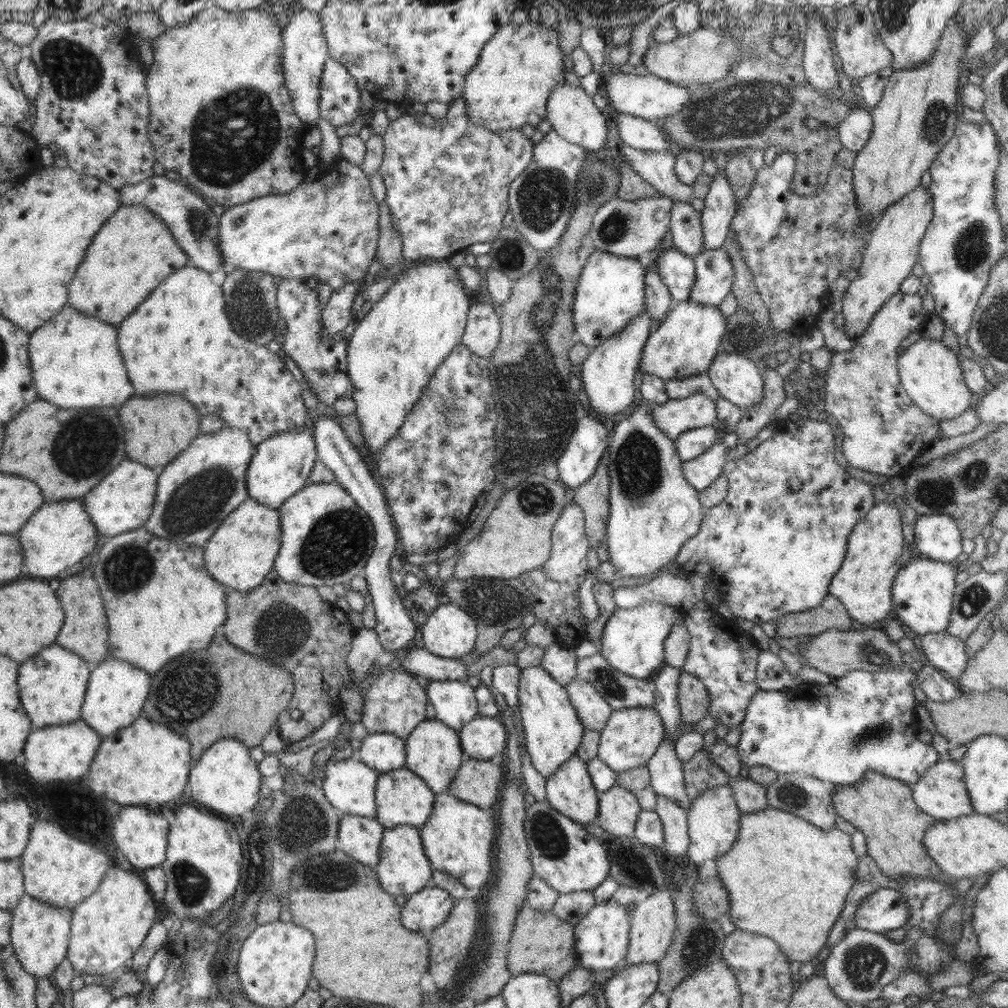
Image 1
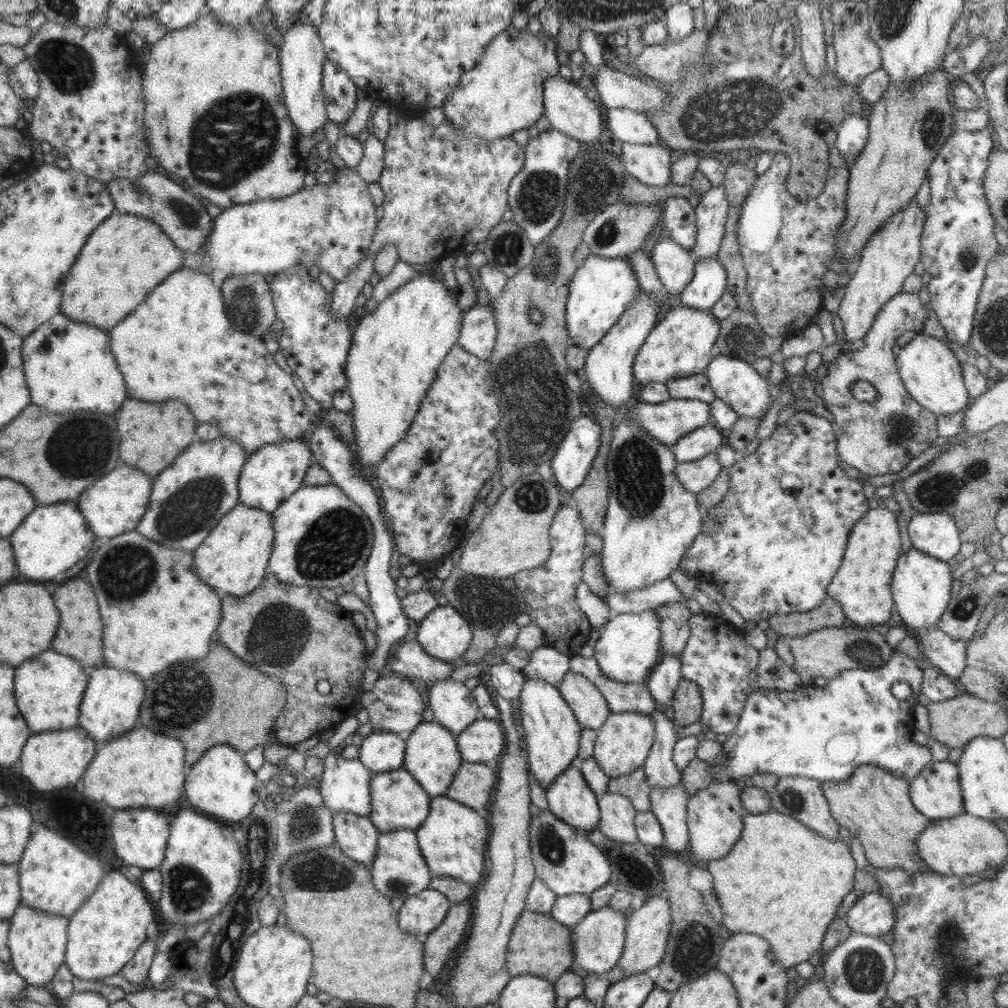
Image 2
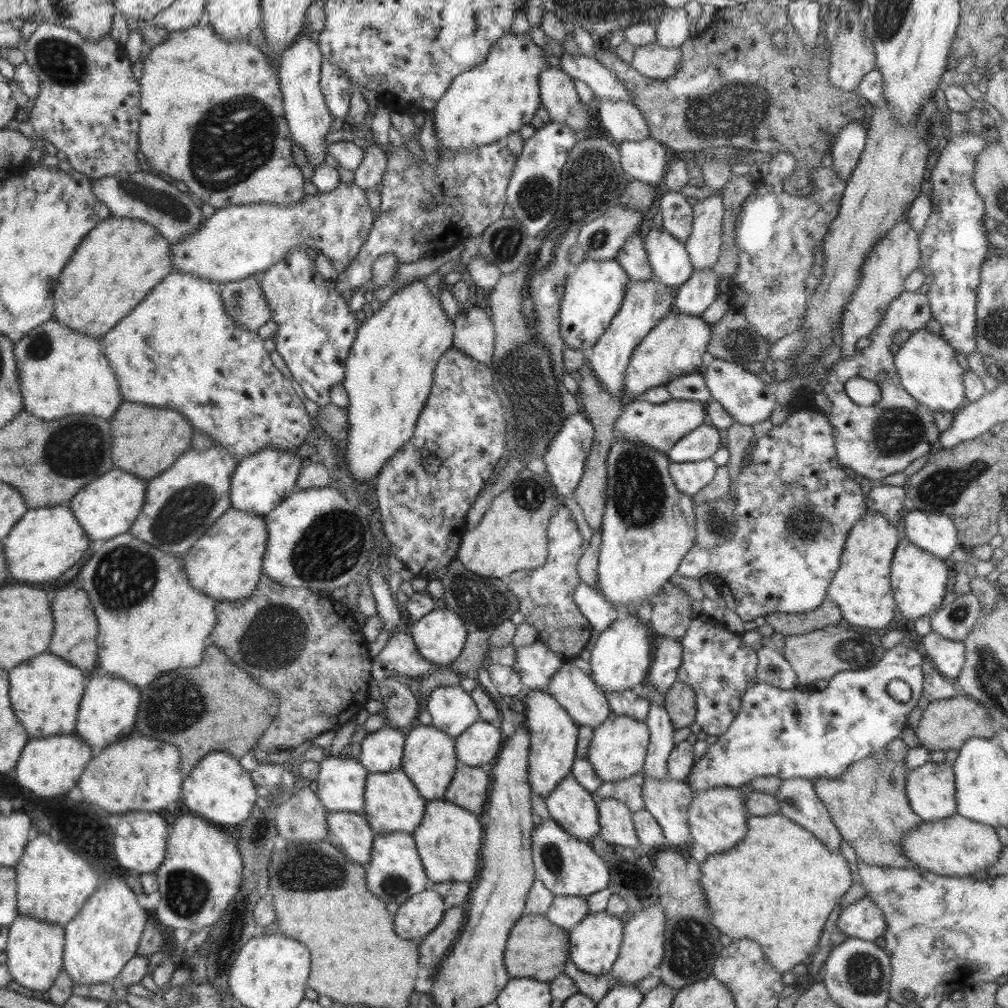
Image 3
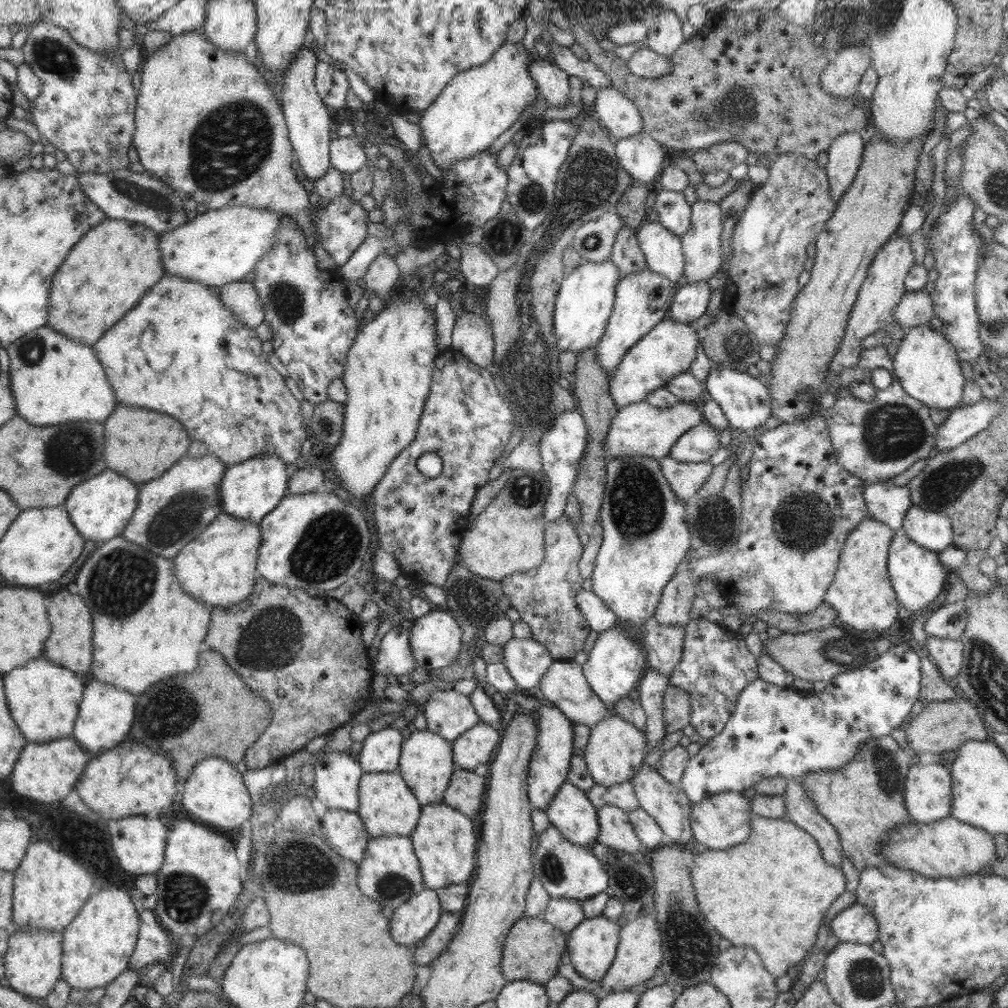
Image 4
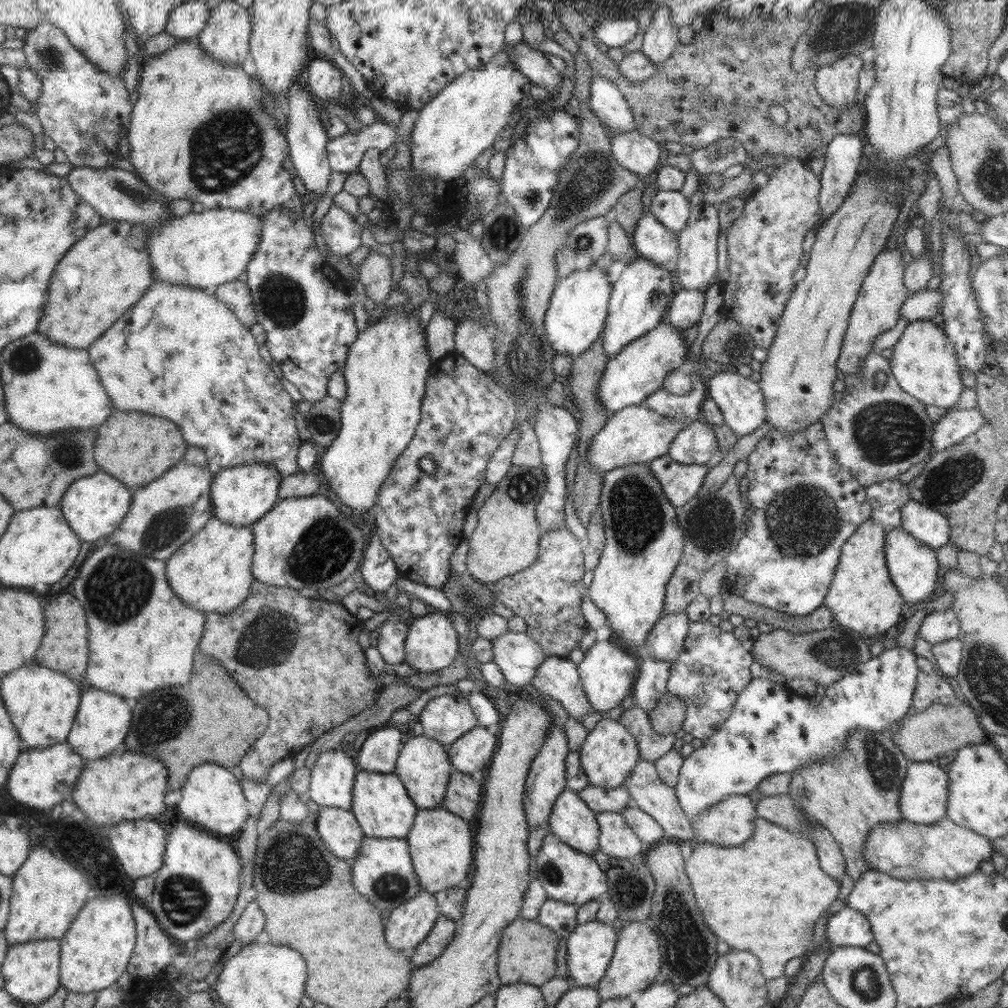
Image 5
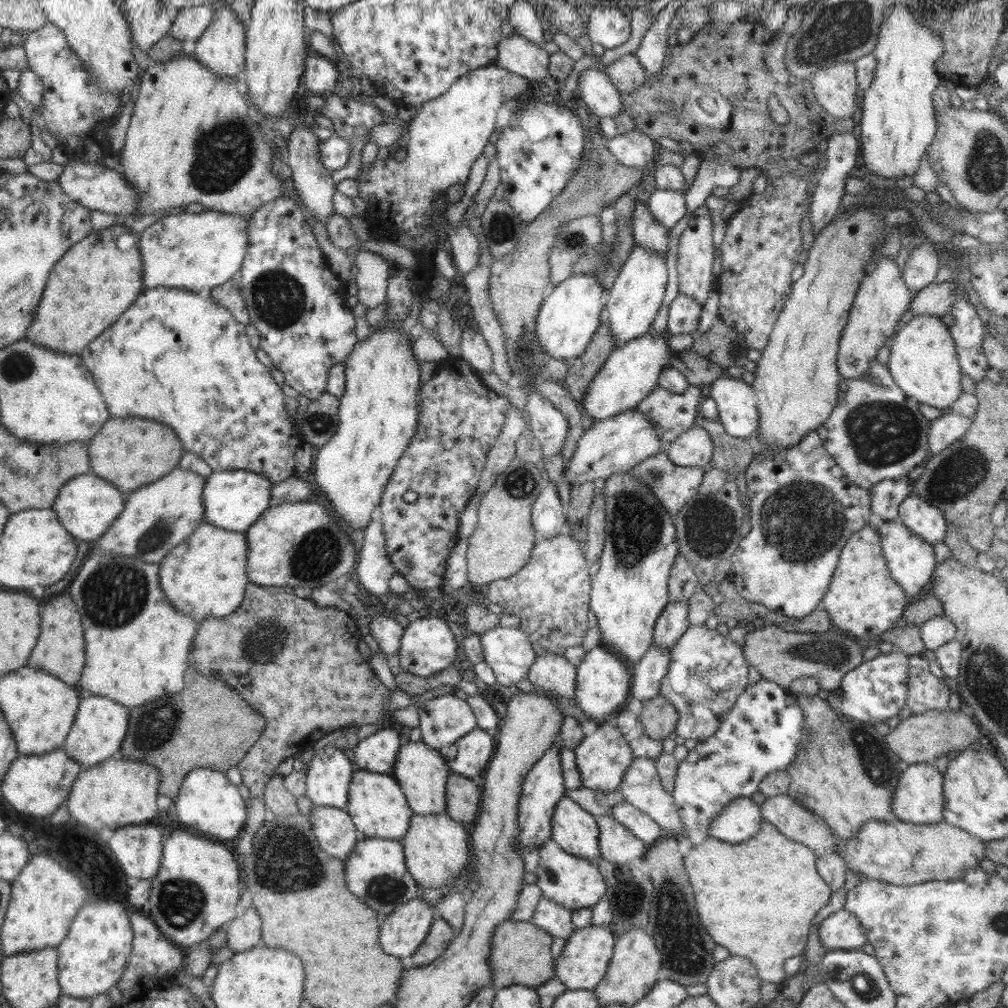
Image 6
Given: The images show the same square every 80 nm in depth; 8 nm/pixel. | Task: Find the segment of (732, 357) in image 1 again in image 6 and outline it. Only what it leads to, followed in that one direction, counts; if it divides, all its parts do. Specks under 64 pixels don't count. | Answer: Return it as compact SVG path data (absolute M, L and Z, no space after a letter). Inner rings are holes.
M719 376L710 384L710 396L719 412L719 422L730 436L745 439L759 429L756 391L742 378Z

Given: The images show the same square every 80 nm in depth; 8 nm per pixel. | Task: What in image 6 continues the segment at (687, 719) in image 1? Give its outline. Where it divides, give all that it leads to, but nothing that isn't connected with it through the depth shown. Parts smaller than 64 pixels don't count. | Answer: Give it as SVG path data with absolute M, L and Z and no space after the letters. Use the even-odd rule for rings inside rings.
M662 695L641 701L642 712L638 714L644 725L644 733L652 740L663 740L673 736L678 724L676 707L670 704Z

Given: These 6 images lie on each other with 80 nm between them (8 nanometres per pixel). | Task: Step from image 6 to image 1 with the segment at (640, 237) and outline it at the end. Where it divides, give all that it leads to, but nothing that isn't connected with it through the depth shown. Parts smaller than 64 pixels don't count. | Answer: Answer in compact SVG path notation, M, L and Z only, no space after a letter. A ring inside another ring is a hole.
M674 247L660 251L658 256L652 257L652 263L668 287L672 300L674 303L688 301L695 281L694 259L682 255Z

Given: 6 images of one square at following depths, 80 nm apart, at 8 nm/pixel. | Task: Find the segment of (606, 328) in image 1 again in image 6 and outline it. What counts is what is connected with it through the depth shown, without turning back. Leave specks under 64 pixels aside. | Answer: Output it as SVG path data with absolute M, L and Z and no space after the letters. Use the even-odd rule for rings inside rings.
M575 274L559 282L543 300L536 317L535 335L538 344L549 357L556 360L573 360L582 356L592 335L601 325L602 292L604 286L595 276Z

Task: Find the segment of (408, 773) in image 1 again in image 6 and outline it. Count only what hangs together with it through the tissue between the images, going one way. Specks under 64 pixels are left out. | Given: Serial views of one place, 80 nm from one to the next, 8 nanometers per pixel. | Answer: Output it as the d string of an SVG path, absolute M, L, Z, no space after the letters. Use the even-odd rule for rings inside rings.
M365 770L352 773L348 789L348 804L345 810L355 824L361 837L388 840L401 839L410 826L414 811L409 807L402 787L392 774L378 774Z

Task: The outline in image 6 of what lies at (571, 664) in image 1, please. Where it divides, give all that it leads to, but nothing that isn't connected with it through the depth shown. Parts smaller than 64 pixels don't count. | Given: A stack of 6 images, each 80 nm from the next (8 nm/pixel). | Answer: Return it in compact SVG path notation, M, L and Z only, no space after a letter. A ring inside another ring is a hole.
M496 626L485 633L479 634L482 645L483 661L492 668L496 675L496 680L502 686L512 686L520 682L522 678L527 678L529 668L534 664L537 657L532 648L528 635L518 627Z

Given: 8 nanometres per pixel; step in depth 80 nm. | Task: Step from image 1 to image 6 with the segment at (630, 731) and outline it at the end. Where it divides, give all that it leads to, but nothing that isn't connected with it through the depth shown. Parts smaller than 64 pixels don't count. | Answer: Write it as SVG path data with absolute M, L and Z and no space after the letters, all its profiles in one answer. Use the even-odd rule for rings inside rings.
M599 723L596 732L591 736L584 737L573 751L581 774L582 787L596 792L617 790L625 772L635 759L632 756L632 749L627 740L624 740L620 729L605 723Z

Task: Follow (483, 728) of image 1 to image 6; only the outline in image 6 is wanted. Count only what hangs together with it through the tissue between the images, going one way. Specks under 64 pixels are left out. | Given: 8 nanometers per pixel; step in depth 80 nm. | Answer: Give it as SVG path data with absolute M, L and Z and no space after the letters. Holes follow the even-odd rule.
M477 727L447 747L442 755L450 772L471 779L484 773L495 748L495 737Z

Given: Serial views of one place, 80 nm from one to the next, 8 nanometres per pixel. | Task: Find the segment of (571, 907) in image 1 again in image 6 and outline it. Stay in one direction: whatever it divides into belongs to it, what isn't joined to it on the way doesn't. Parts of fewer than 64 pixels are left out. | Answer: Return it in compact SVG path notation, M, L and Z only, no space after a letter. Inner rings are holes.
M544 895L540 897L535 906L531 923L546 930L552 937L568 939L575 927L571 921L573 909L564 908L553 900L548 900Z

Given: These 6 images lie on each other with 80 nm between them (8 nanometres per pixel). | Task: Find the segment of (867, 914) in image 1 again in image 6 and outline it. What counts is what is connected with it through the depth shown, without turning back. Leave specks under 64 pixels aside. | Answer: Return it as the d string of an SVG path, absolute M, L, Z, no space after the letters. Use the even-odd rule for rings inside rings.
M846 909L832 913L818 928L818 939L828 951L860 949L868 942L868 936L860 921Z

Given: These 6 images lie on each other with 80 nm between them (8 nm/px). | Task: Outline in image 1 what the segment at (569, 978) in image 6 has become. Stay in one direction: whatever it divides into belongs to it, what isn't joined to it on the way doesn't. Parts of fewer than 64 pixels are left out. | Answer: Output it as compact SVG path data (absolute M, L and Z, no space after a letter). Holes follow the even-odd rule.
M612 899L602 904L595 904L584 915L584 918L574 925L575 946L576 953L579 956L579 966L599 973L601 970L613 969L623 964L628 952L628 942L630 942L630 928L630 908L620 906Z

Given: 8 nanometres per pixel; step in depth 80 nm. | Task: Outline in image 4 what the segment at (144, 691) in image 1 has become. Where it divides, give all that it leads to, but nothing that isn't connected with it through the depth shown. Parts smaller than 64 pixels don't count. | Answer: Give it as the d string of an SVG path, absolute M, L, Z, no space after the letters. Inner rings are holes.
M88 679L70 737L92 757L102 754L118 746L128 736L134 722L134 706L136 706L136 700L131 692L120 690L99 680Z

